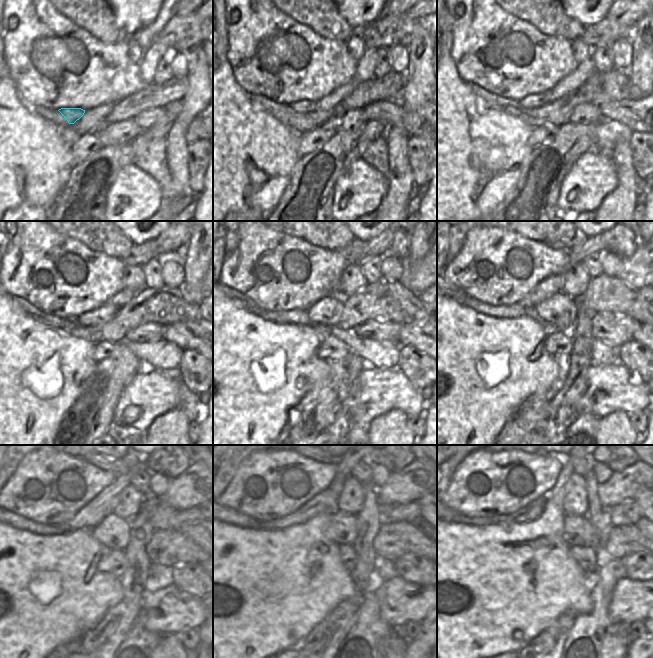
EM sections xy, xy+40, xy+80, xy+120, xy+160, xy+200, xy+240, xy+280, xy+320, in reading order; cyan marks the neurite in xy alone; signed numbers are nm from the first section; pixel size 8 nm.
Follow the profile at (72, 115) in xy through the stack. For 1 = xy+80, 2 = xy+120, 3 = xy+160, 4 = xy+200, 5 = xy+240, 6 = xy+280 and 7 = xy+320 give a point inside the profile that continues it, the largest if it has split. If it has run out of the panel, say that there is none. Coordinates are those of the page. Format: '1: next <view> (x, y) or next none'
1: next xy+80 (532, 100)
2: next xy+120 (105, 313)
3: next xy+160 (328, 311)
4: next xy+200 (559, 309)
5: next xy+240 (113, 532)
6: next xy+280 (342, 528)
7: next xy+320 (578, 531)

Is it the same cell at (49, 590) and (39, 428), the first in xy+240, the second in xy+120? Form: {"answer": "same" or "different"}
{"answer": "same"}

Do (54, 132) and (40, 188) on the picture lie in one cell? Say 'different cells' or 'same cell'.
same cell

